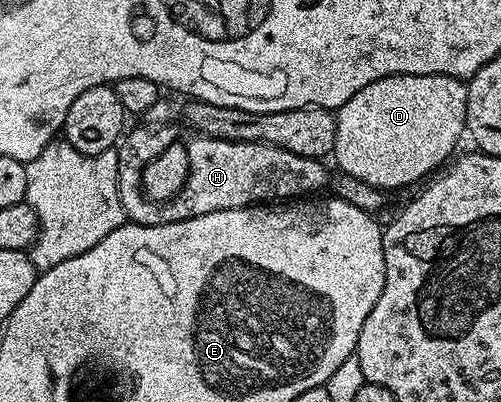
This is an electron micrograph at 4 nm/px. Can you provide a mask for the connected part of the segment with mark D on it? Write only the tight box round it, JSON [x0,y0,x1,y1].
[332,74,467,192]

